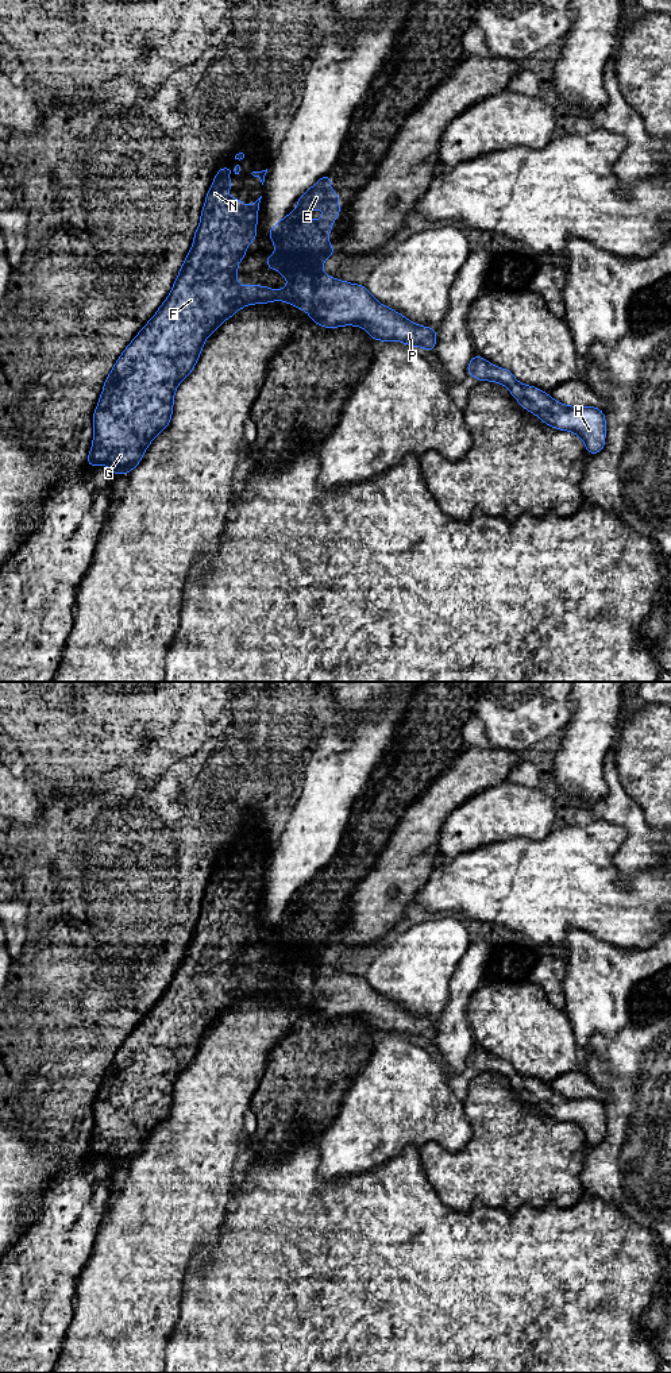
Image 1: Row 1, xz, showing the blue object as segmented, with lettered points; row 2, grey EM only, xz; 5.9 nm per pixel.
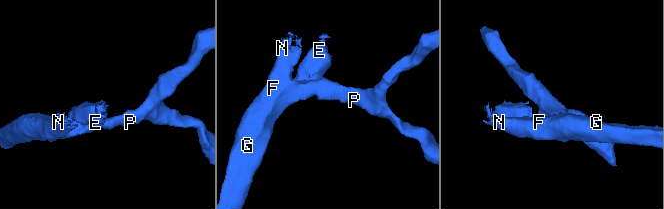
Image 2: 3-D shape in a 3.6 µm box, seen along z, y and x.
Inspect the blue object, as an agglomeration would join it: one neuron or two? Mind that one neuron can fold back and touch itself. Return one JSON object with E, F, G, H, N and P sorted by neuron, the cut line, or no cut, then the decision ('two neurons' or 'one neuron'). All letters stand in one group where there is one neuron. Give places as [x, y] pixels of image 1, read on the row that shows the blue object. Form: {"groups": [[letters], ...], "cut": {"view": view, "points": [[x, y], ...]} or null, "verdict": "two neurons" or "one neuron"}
{"groups": [["E"], ["F", "G", "H", "N", "P"]], "cut": {"view": "xz", "points": [[320, 270], [300, 269], [289, 280]]}, "verdict": "two neurons"}

